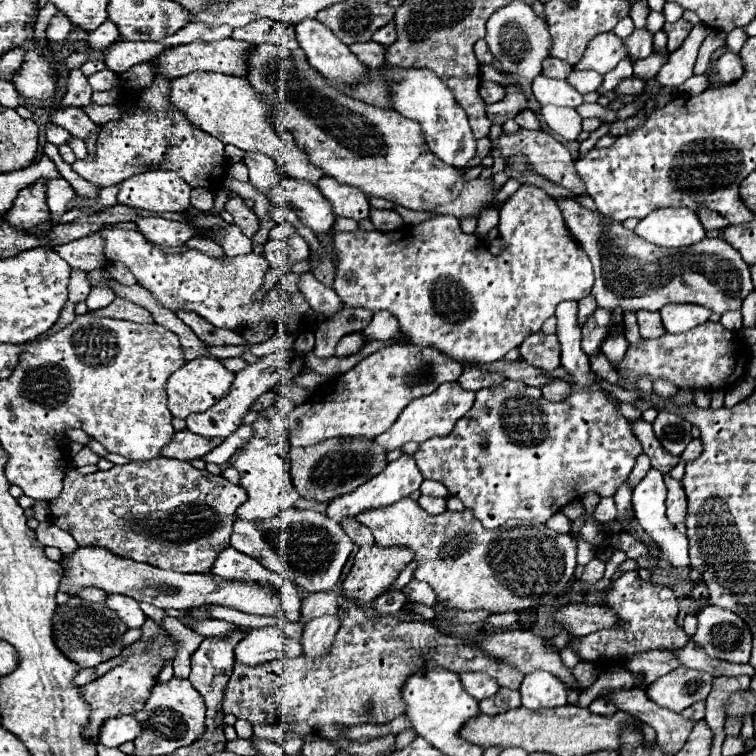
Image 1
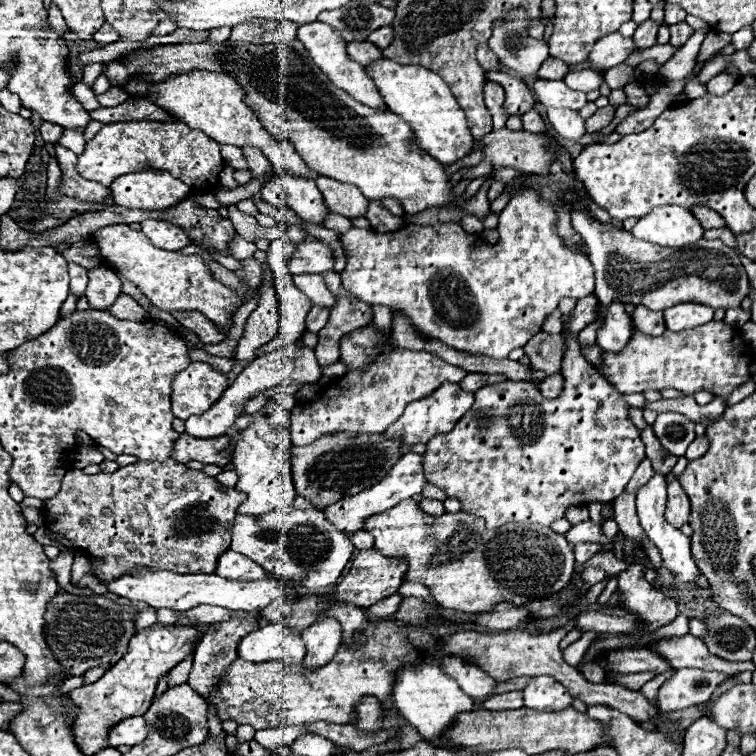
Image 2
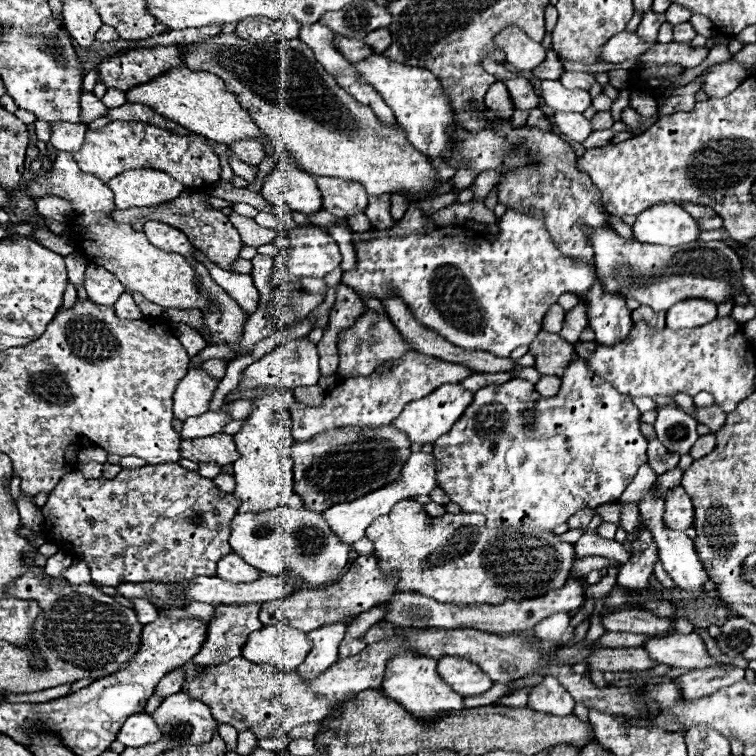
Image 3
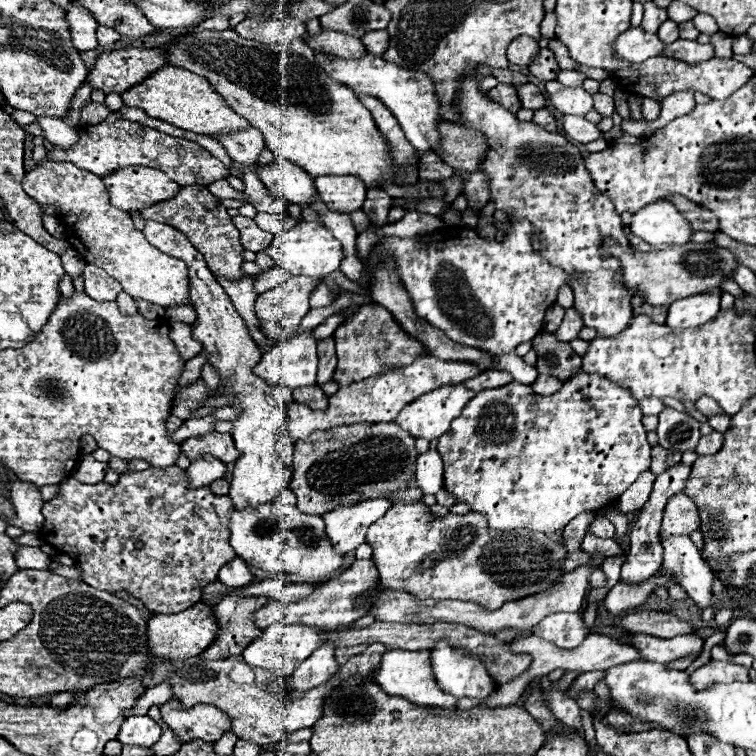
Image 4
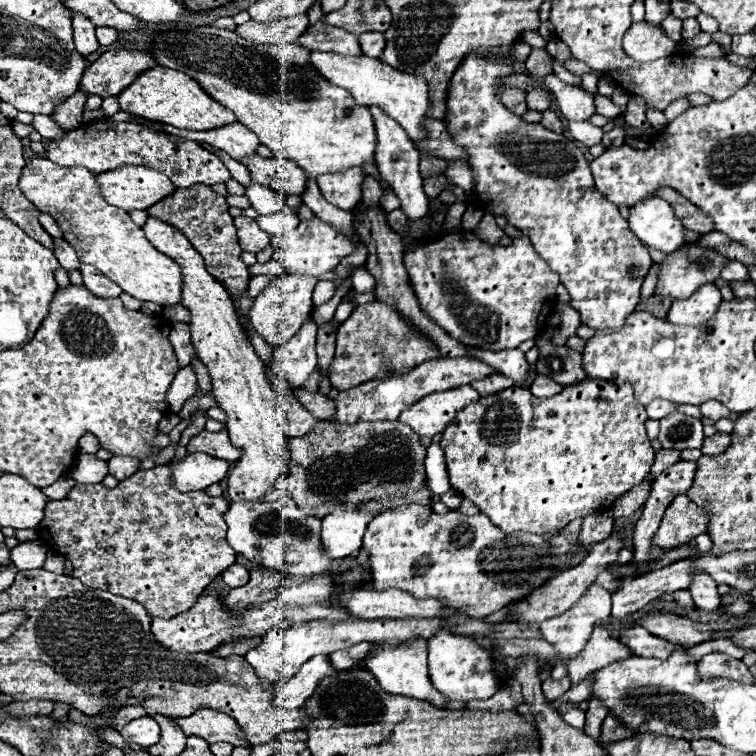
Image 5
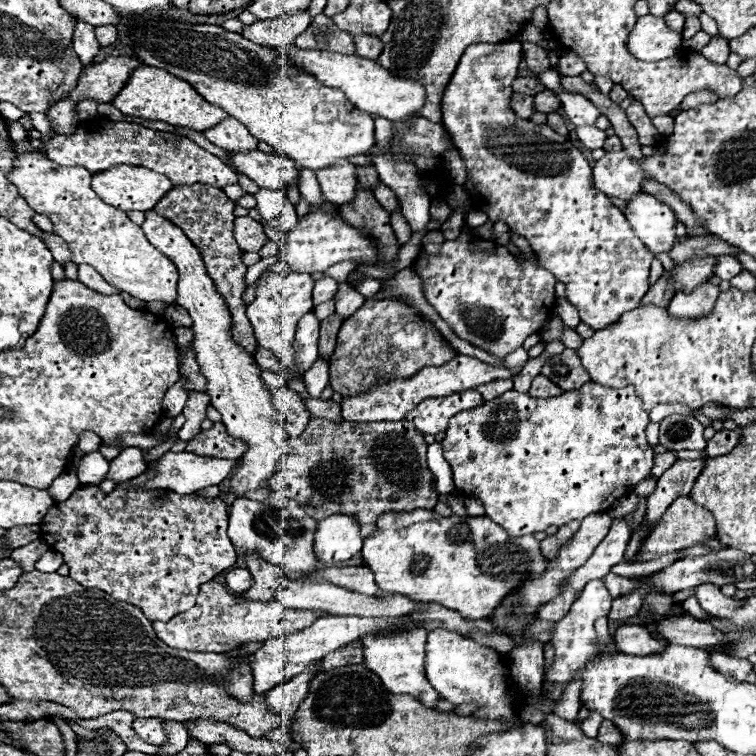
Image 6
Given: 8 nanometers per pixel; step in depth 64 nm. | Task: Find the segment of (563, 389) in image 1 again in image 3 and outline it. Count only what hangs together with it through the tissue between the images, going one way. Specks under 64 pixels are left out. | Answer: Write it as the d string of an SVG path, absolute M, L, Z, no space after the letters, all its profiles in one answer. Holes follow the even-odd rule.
M542 376L536 384L536 392L542 396L556 396L560 390L560 378L558 376Z

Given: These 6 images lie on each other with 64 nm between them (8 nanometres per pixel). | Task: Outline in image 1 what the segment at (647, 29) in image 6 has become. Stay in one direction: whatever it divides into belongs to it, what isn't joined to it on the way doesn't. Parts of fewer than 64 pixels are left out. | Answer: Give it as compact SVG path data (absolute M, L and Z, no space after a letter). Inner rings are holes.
M606 32L590 42L574 70L596 70L598 74L606 74L624 58L628 58L628 50L624 50L624 40L618 38L614 32Z

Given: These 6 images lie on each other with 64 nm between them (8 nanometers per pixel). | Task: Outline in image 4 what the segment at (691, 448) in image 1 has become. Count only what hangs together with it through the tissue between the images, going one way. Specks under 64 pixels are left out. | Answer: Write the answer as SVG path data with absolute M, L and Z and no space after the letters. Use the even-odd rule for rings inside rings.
M712 432L708 436L702 436L698 446L696 446L696 452L700 456L708 456L708 454L716 454L716 450L720 450L720 446L724 444L722 440L722 434L720 432Z

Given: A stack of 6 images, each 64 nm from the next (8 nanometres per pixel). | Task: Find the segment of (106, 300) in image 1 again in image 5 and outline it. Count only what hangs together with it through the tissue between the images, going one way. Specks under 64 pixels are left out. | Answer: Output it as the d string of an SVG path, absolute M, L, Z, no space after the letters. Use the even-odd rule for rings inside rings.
M80 266L80 274L84 280L84 286L98 298L116 298L122 294L120 286L116 286L108 278L104 278L94 266Z

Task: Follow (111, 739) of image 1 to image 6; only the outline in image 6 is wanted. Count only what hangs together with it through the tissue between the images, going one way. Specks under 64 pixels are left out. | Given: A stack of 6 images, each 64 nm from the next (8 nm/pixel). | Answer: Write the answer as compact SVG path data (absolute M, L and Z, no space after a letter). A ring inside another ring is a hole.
M138 718L138 720L134 720L132 728L148 744L162 746L168 740L168 734L166 734L162 718Z

